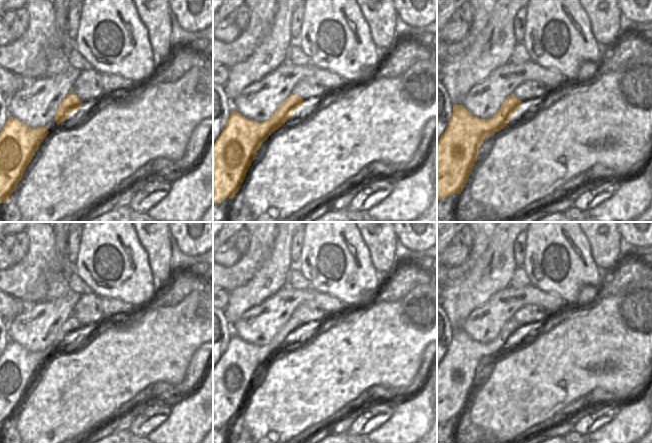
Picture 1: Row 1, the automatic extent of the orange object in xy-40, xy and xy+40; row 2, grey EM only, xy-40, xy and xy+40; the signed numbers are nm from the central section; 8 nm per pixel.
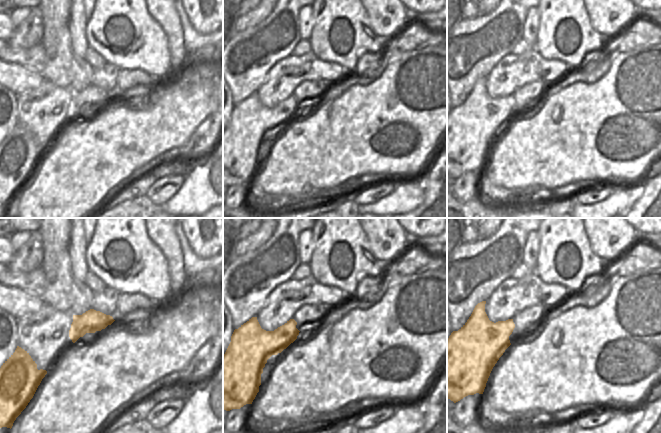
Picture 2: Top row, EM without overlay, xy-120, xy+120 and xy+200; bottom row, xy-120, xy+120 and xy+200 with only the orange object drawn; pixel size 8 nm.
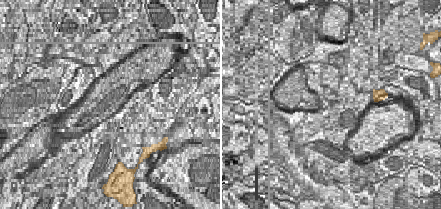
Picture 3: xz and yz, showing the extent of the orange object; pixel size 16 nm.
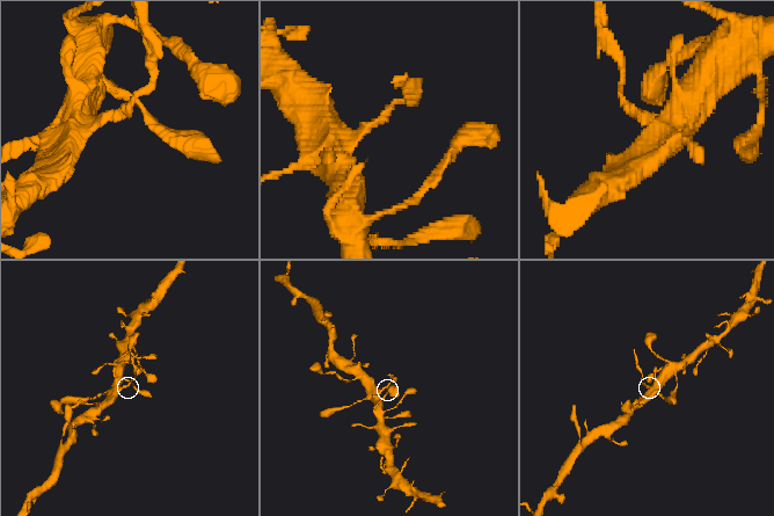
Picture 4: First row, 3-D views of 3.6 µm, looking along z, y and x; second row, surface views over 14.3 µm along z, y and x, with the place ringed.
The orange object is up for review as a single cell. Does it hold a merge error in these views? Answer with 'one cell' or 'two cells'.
two cells

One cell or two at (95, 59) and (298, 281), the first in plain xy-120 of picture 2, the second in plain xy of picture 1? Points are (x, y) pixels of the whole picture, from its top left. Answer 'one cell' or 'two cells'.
one cell

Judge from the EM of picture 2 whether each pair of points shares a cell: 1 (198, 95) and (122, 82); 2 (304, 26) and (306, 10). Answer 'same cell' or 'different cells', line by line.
1: different cells
2: same cell

